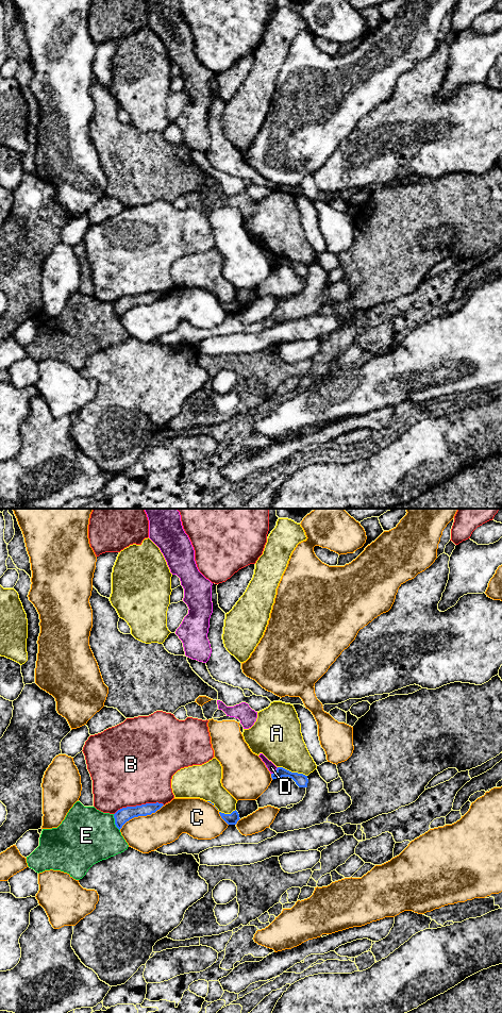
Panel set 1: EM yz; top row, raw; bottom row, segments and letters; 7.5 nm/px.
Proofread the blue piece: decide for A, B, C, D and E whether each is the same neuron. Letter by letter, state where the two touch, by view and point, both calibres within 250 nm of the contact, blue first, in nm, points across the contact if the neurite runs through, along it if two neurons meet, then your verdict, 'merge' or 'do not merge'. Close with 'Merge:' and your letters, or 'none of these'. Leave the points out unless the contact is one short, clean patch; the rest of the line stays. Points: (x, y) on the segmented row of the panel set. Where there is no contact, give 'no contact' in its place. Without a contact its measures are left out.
A: yz (293, 773) | 100/320 nm | do not merge
B: yz (138, 806) | 110/480 nm | do not merge
C: yz (140, 815) | 110/280 nm | do not merge
D: yz (275, 771) | 100/70 nm | along yz (278, 767), (271, 774) | do not merge
E: yz (115, 823) | 110/420 nm | do not merge
Merge: none of these

